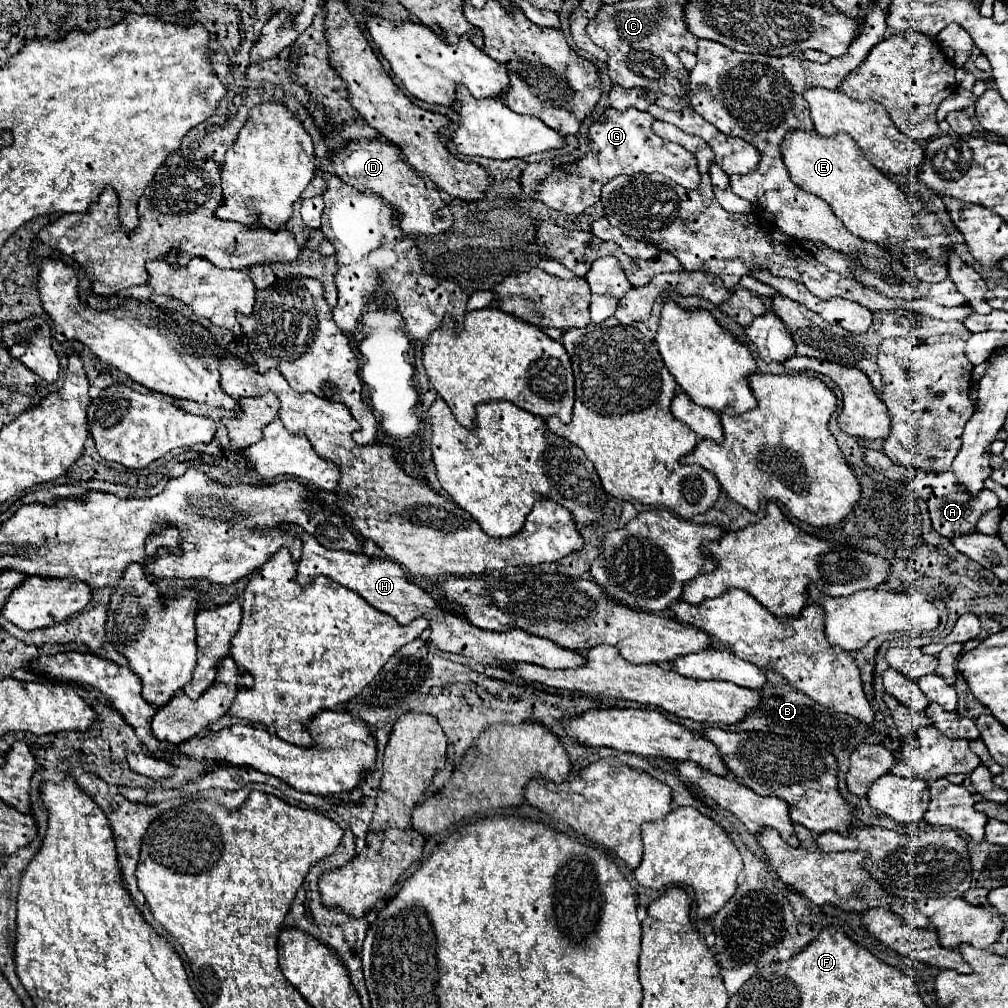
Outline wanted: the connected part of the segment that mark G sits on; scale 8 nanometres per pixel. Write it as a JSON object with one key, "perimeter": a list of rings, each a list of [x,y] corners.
{"perimeter":[[[606,108],[600,118],[596,118],[588,130],[588,150],[582,158],[570,164],[558,164],[552,172],[536,186],[534,200],[546,204],[552,210],[564,214],[580,214],[600,200],[602,186],[620,174],[638,174],[638,172],[658,172],[674,180],[684,188],[696,188],[700,184],[698,168],[694,154],[678,144],[664,142],[652,132],[654,118],[648,112],[628,108],[618,112]]]}

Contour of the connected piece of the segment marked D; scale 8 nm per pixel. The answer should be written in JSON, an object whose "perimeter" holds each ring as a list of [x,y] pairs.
{"perimeter":[[[354,140],[346,148],[334,154],[334,174],[356,190],[372,190],[390,202],[394,212],[398,212],[400,230],[408,236],[438,236],[452,228],[452,212],[442,200],[440,190],[428,186],[426,180],[406,164],[400,148],[388,140]]]}

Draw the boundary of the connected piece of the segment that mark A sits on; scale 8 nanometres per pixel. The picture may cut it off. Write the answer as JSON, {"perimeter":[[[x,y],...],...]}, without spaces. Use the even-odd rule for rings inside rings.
{"perimeter":[[[918,470],[914,474],[914,478],[910,480],[910,488],[914,494],[918,494],[930,510],[930,518],[932,518],[932,526],[938,534],[950,538],[950,536],[962,536],[966,532],[974,530],[974,524],[978,522],[978,516],[986,510],[992,510],[998,506],[998,498],[994,492],[980,492],[974,500],[970,500],[970,496],[966,496],[962,492],[962,488],[958,488],[954,484],[954,476],[950,476],[948,472],[942,474],[934,474],[934,472],[922,472]]]}

